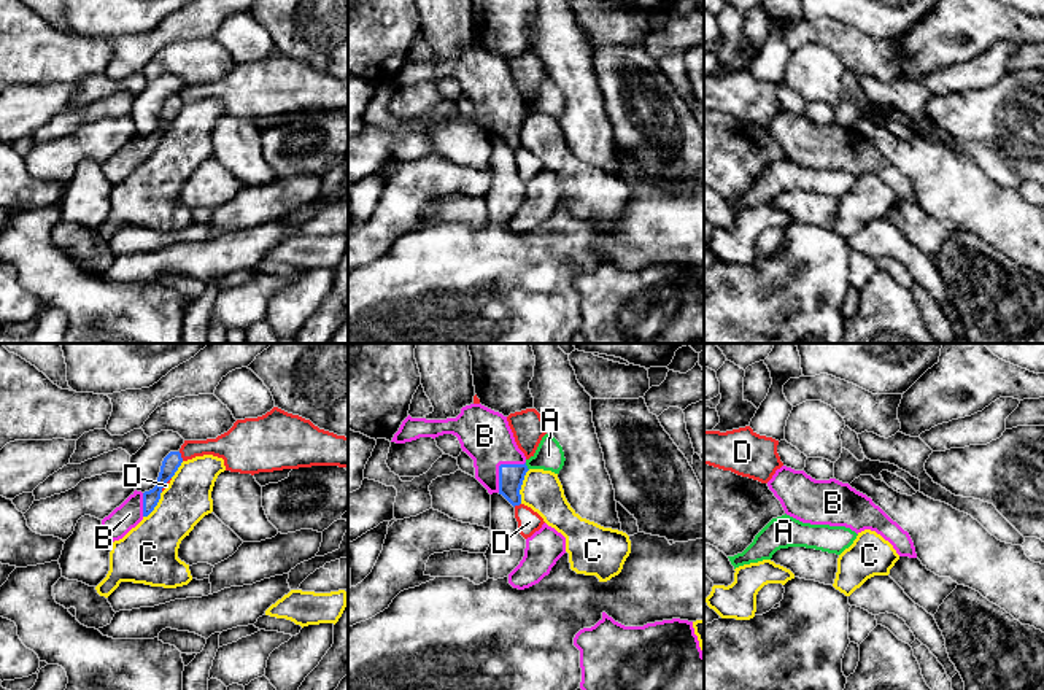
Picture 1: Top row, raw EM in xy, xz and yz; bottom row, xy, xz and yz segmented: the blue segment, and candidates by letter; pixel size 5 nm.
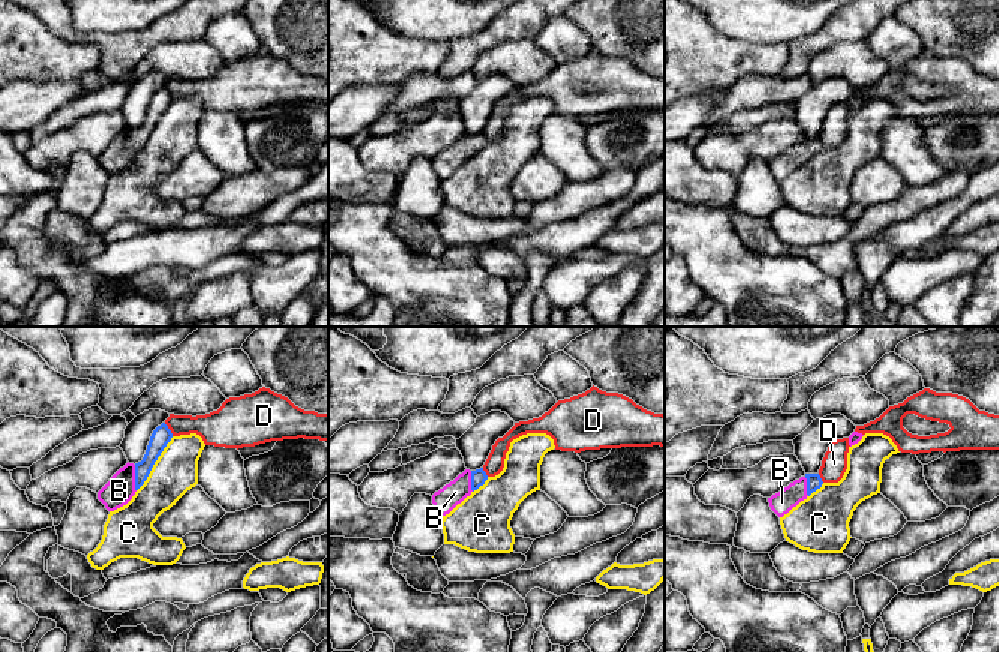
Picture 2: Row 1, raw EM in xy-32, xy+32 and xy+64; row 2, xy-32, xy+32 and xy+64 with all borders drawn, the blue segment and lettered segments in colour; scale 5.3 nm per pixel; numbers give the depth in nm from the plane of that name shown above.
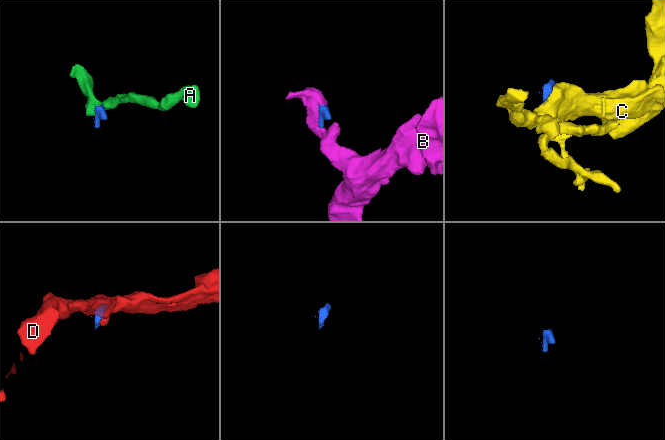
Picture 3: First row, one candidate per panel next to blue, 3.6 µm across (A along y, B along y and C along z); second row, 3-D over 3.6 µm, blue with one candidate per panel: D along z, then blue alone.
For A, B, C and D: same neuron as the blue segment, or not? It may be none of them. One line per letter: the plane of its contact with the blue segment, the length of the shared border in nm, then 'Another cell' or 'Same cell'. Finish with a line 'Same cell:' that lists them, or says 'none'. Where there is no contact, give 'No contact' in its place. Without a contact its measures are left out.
A: Touches blue in xz. Shared border 40 nm. Another cell
B: Touches blue in xz. Shared border 220 nm. Same cell
C: Touches blue in xz. Shared border 180 nm. Another cell
D: Touches blue in xy. Shared border 50 nm. Another cell
Same cell: B

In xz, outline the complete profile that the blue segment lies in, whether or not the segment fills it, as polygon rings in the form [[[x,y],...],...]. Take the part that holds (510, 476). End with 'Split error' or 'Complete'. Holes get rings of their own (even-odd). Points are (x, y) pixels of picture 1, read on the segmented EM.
[[[481,404],[466,405],[456,418],[447,420],[408,415],[391,442],[405,444],[443,434],[458,437],[462,452],[474,459],[475,479],[489,494],[502,494],[513,507],[521,504],[520,490],[529,469],[507,417]]]. Split error

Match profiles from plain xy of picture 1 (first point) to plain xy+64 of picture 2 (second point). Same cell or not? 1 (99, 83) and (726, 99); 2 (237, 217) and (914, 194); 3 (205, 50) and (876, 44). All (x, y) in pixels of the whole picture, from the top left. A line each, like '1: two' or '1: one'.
1: one
2: one
3: two

